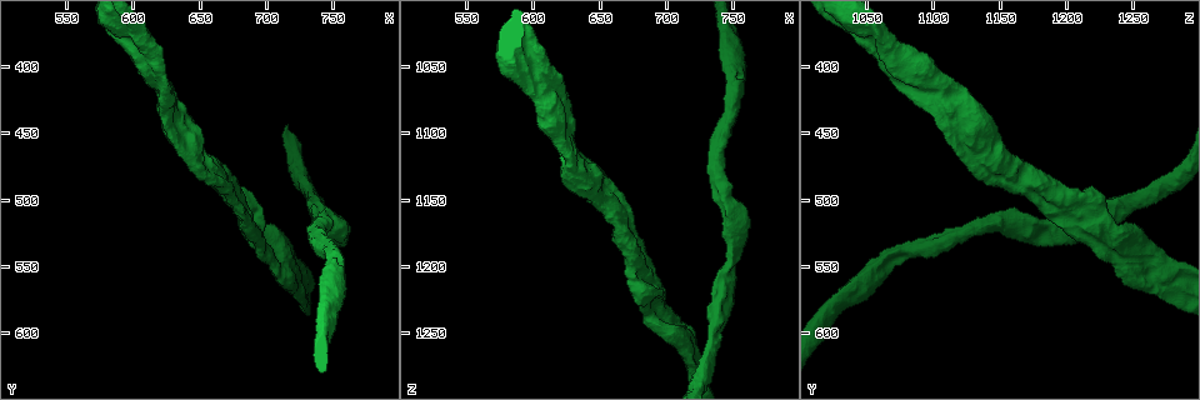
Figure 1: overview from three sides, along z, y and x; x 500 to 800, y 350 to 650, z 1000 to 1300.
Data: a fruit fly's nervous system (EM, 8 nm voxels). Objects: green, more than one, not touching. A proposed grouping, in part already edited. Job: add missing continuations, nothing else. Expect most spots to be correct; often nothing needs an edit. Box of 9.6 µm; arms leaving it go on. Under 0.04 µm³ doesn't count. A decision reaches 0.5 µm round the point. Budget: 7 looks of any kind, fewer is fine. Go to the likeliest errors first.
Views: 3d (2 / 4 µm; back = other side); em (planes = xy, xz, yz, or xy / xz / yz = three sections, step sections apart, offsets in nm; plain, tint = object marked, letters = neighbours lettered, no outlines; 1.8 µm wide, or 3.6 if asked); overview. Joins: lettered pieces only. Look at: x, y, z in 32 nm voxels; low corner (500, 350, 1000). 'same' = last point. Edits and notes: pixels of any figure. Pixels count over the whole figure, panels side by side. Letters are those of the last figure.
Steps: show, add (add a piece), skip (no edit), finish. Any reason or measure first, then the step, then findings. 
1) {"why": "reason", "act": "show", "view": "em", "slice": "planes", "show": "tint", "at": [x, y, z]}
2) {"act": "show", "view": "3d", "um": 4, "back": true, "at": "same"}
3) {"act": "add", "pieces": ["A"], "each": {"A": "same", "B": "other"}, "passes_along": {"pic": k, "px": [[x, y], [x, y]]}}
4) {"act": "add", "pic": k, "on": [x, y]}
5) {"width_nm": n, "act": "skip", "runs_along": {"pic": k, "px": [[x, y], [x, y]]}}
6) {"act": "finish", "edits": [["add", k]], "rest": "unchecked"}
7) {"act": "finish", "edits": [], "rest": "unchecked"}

{"why": "branch stops here", "act": "show", "view": "3d", "um": 4, "at": [628, 454, 1112]}

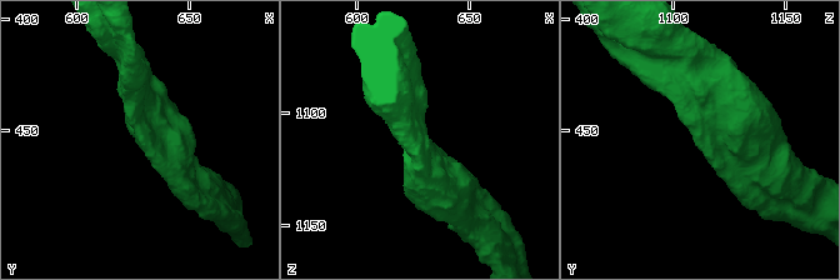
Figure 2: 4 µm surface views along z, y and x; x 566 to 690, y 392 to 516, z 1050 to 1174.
{"act": "show", "view": "em", "um": 3.6, "slice": "xz", "step": 4, "show": "letters", "at": [628, 457, 1110]}

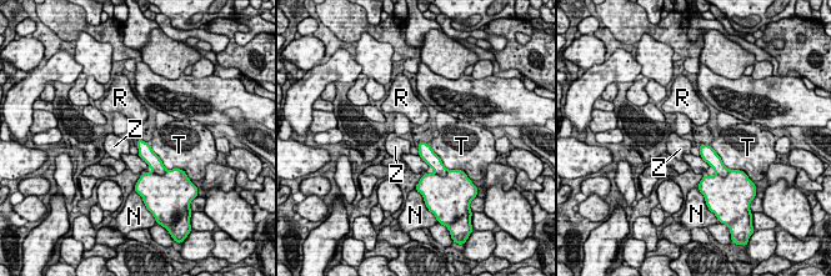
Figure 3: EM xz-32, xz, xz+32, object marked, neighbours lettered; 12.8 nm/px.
{"act": "show", "view": "em", "um": 3.6, "slice": "xy", "step": 16, "show": "letters", "at": "same"}

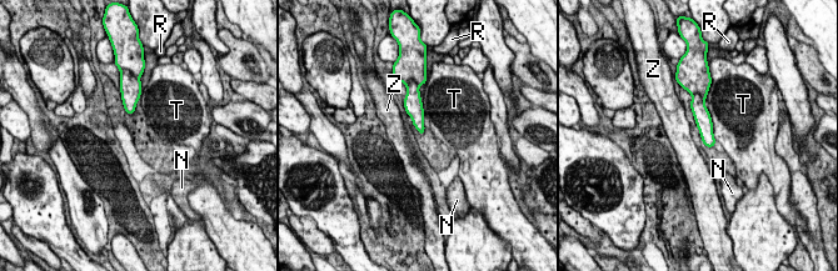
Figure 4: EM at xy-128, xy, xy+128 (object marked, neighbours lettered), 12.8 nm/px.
{"act": "skip", "each": {"N": "other", "R": "other", "T": "other", "Z": "other"}, "runs_along": {"pic": 4, "px": [[698, 101], [698, 109], [711, 144]]}, "found": "no lettered piece goes on from it"}

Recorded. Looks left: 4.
{"why": "closes a loop", "act": "show", "view": "3d", "um": 2, "at": [724, 564, 1274]}

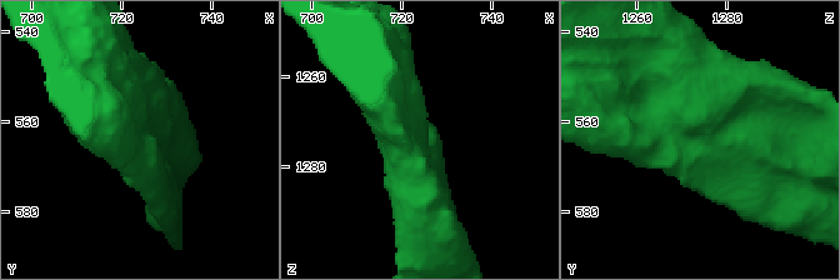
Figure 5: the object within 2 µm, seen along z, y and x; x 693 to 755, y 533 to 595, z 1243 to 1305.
{"act": "show", "view": "em", "slice": "planes", "show": "tint", "at": [723, 563, 1275]}

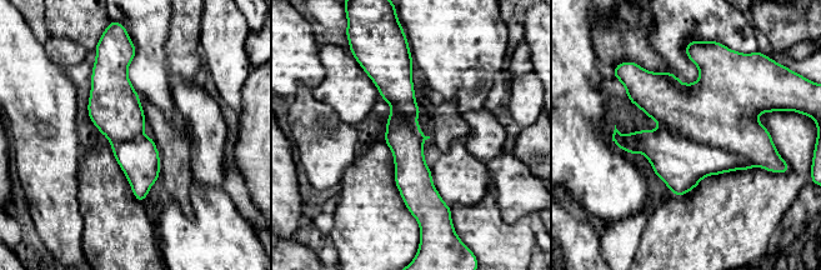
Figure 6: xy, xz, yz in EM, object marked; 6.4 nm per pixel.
{"act": "show", "view": "em", "slice": "planes", "show": "letters", "at": "same"}

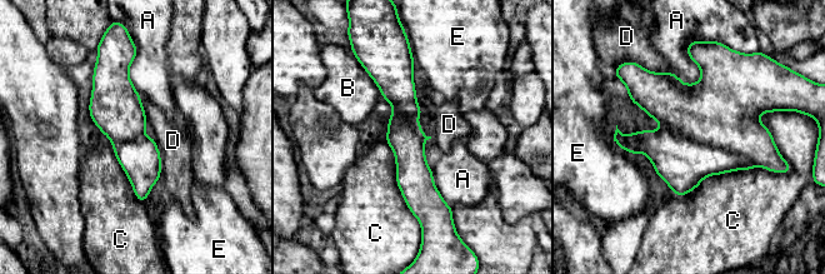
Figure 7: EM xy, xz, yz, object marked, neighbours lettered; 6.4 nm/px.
{"width_nm": 240, "act": "skip", "each": {"A": "other", "B": "other", "C": "other", "D": "other", "E": "other"}, "runs_along": {"pic": 7, "px": [[406, 60], [404, 135], [419, 210]]}, "found": "no lettered piece goes on from it"}

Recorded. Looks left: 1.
{"why": "thin neck", "act": "show", "view": "em", "slice": "planes", "show": "letters", "at": [676, 500, 1198]}

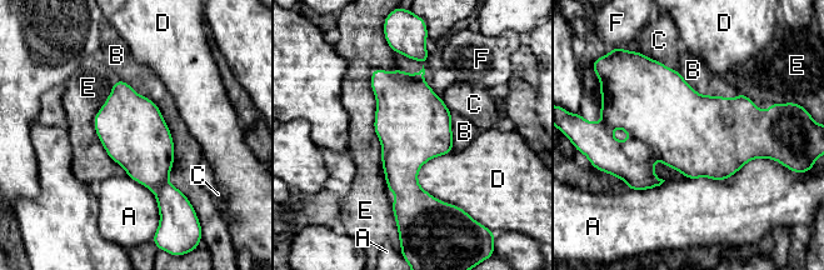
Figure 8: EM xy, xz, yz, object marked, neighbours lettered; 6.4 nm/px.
{"width_nm": 420, "longest_contact_nm": ["B", 950], "act": "skip", "each": {"A": "other", "B": "other", "C": "other", "D": "other", "E": "other", "F": "other"}, "found": "none of them fits"}

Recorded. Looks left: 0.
{"act": "finish", "edits": [], "rest": "unchecked"}

